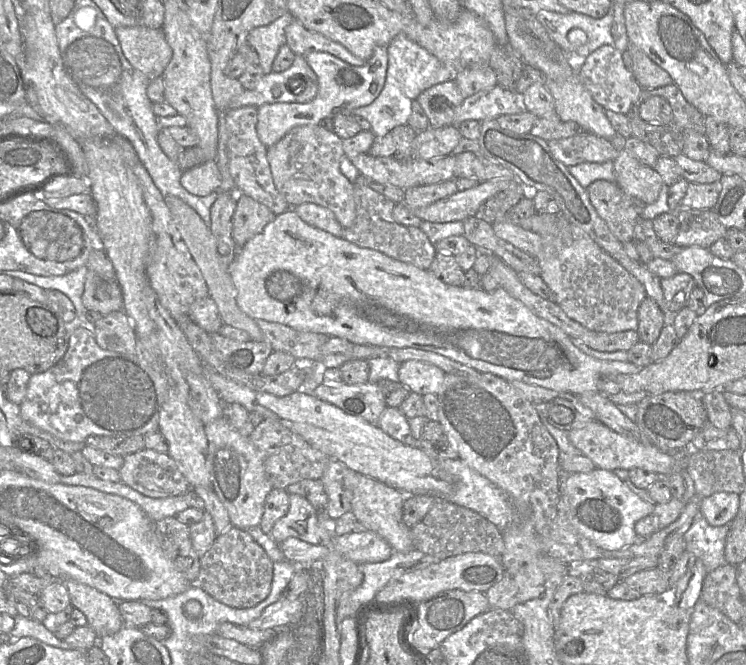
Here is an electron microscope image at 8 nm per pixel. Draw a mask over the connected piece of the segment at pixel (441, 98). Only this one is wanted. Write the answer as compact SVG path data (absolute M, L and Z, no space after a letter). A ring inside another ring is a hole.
M453 80L424 90L416 99L429 120L429 126L436 129L452 125L455 111L463 100L464 96Z

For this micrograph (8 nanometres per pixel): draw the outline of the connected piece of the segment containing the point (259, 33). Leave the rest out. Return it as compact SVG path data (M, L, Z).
M287 12L272 23L252 29L247 42L257 52L263 73L272 72L272 63L281 46L286 44L285 28L293 21L293 16Z

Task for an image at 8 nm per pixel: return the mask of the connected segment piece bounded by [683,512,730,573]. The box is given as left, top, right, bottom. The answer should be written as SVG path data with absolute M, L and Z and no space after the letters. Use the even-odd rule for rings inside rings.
M699 512L690 529L683 535L685 551L703 562L707 573L727 564L724 556L729 525L711 526Z

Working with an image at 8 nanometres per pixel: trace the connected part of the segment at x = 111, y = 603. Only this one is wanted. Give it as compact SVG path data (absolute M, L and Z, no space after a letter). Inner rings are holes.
M61 579L70 595L70 602L87 618L99 638L117 633L124 625L118 602L99 590L76 580Z

